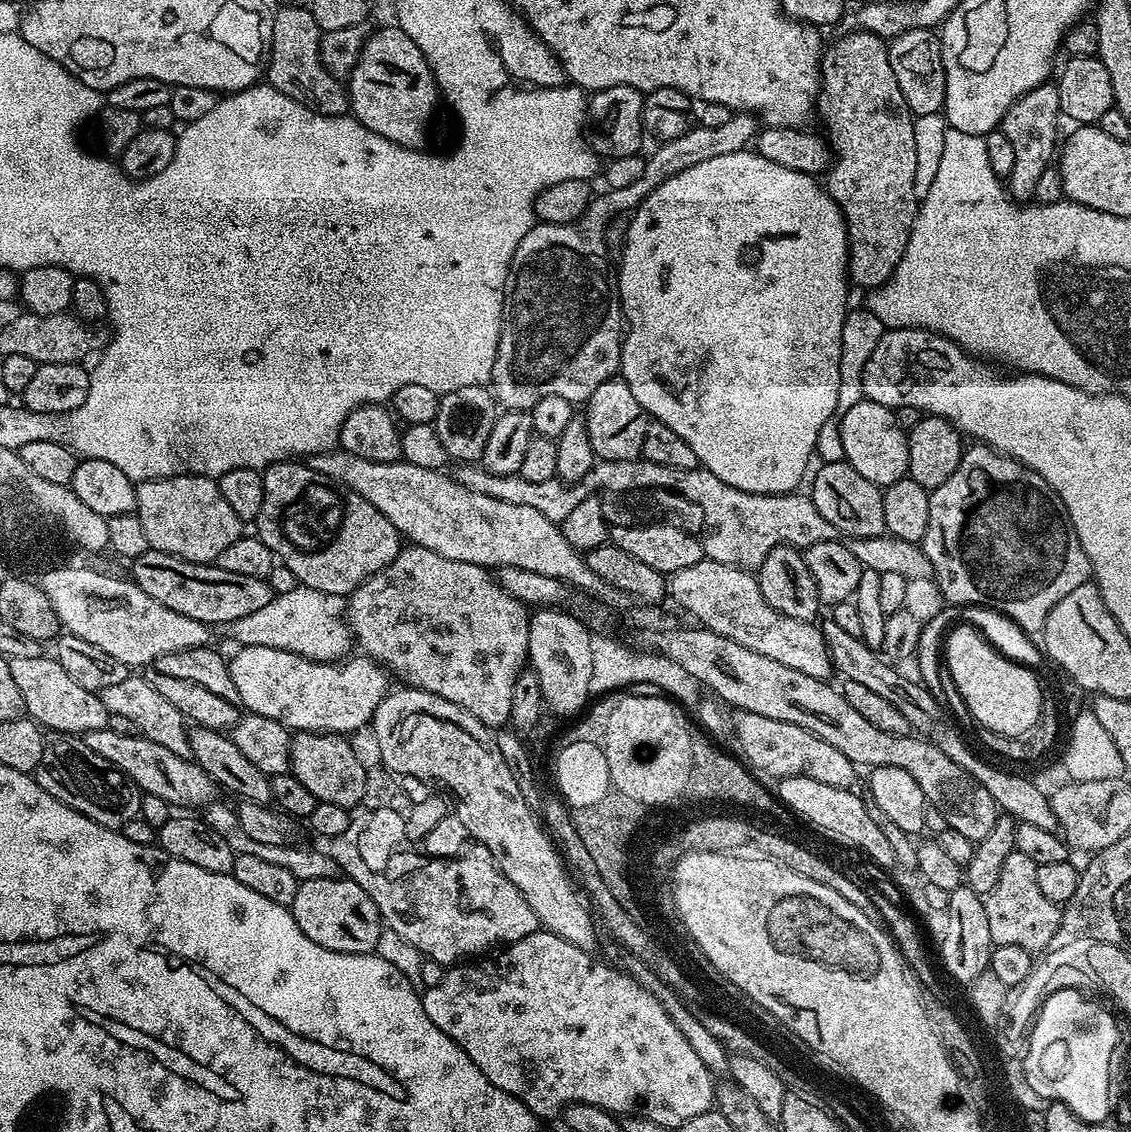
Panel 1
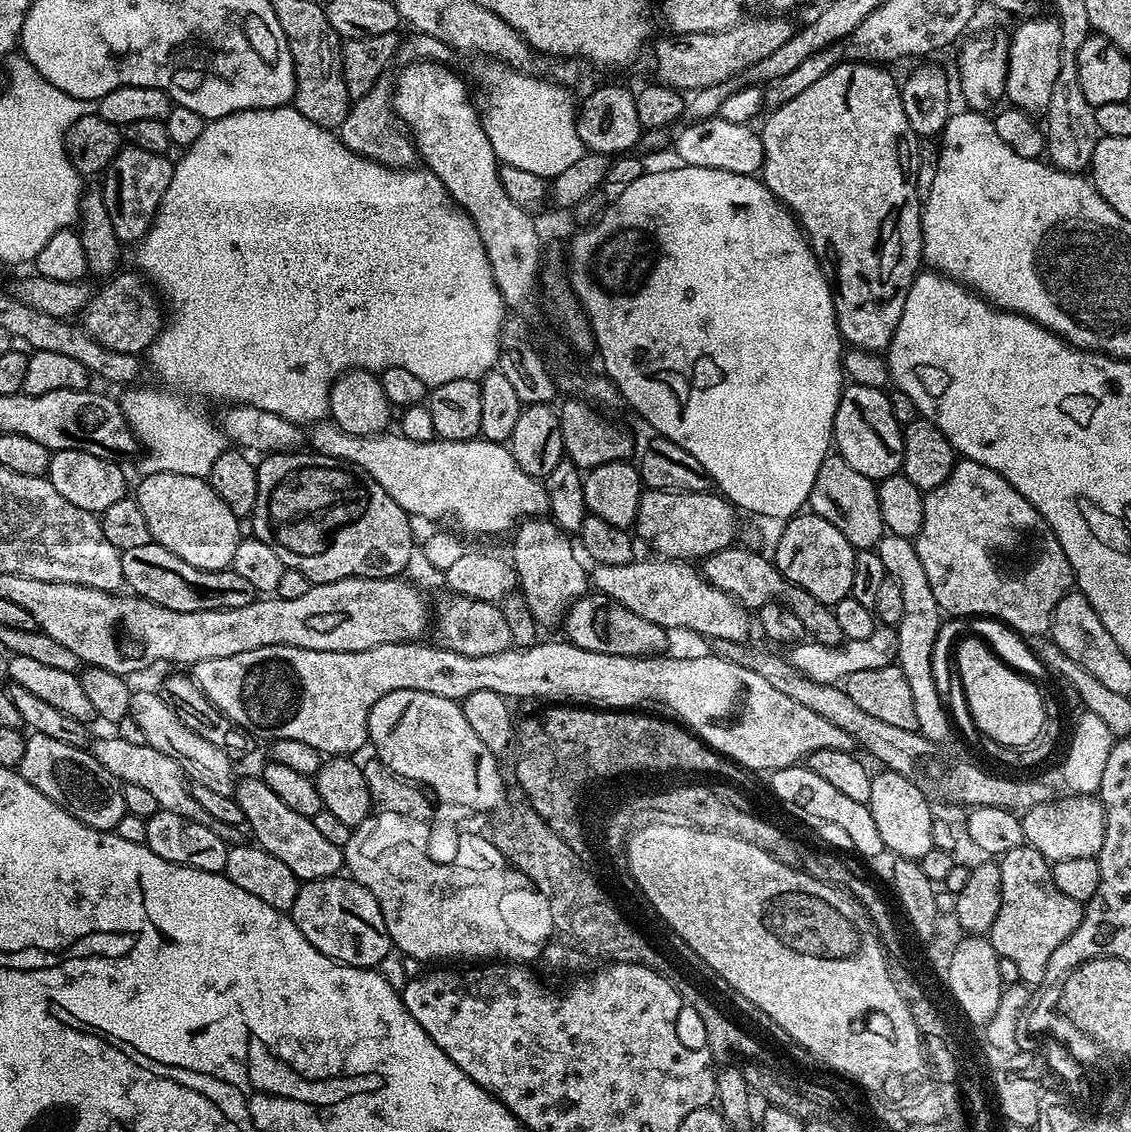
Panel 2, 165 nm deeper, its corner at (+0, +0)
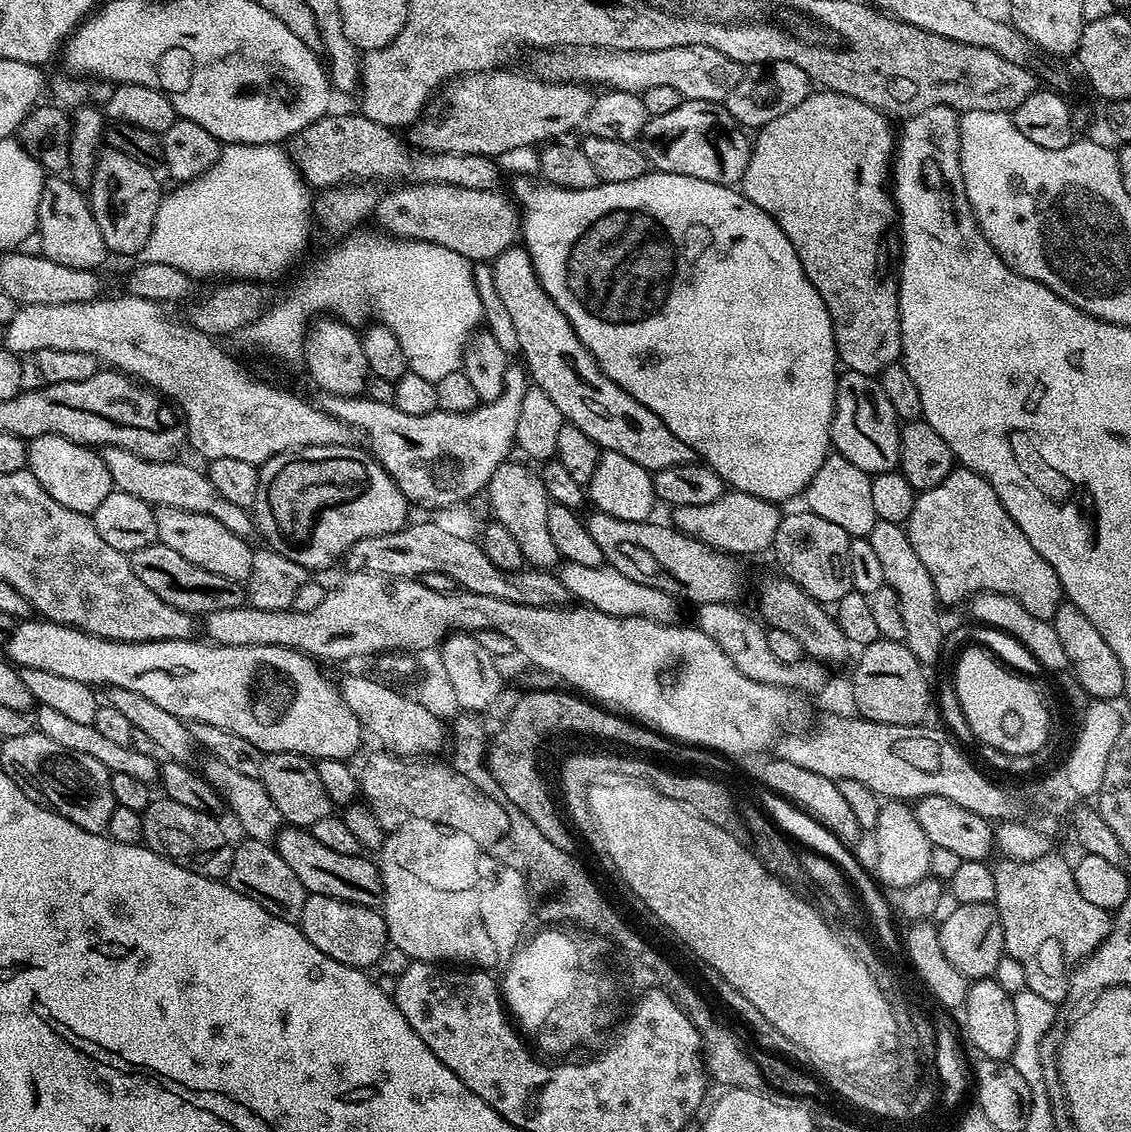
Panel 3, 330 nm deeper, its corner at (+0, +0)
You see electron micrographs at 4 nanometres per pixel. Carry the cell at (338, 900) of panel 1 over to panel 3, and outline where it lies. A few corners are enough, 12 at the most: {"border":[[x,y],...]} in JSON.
{"border":[[309,895],[300,933],[351,968],[389,947],[376,908]]}

